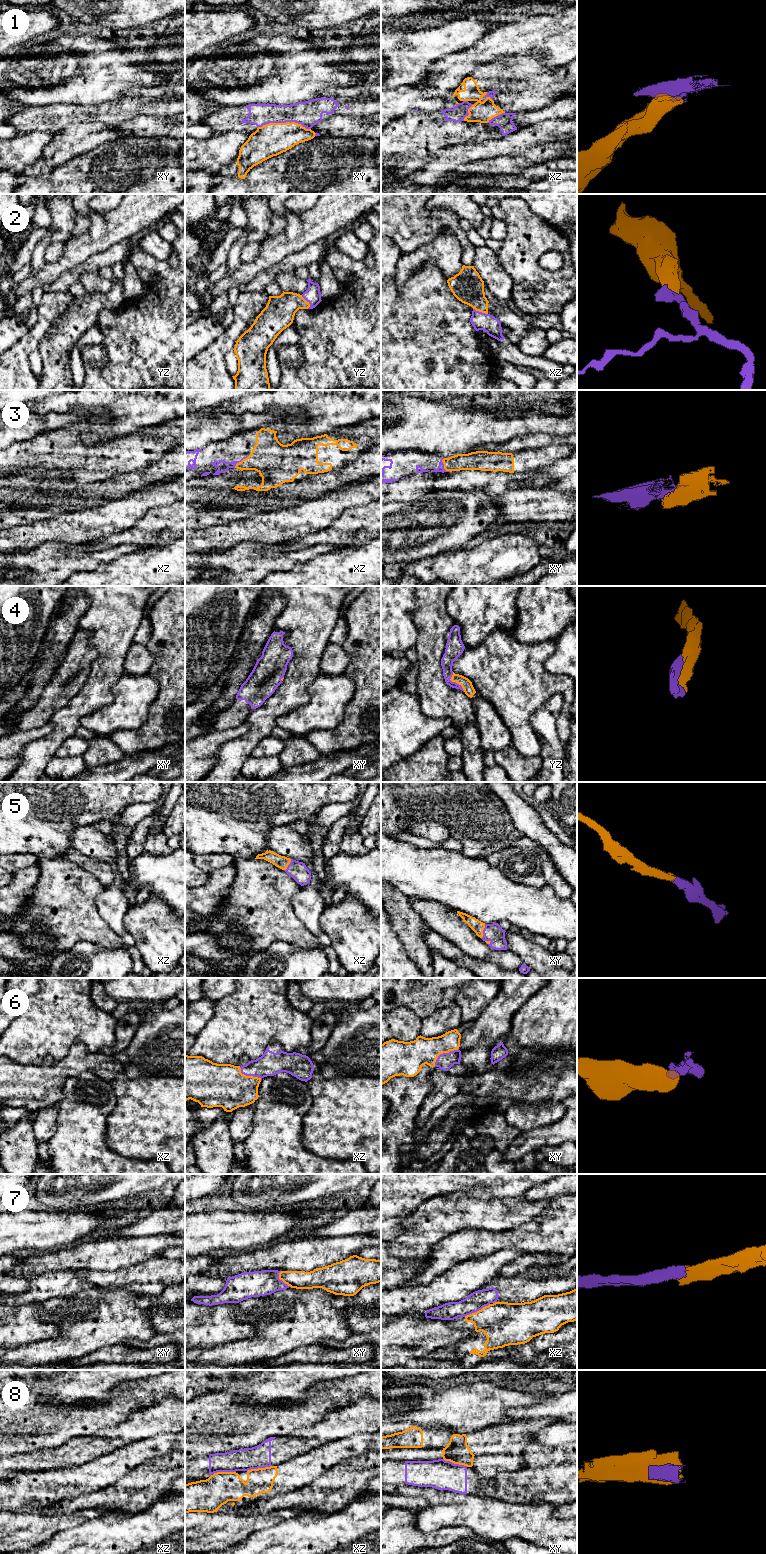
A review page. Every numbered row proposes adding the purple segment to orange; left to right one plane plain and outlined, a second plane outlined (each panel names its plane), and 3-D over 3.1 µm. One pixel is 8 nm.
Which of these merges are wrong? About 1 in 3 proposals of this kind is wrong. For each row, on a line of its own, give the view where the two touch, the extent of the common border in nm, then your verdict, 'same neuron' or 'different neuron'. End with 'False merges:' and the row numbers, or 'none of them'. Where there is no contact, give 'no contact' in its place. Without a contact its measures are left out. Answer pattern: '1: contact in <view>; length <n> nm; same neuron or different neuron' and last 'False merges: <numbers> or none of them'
1: contact in xy; length 260 nm; different neuron
2: contact in yz; length 130 nm; same neuron
3: contact in xz; length 170 nm; same neuron
4: contact in yz; length 190 nm; same neuron
5: contact in xy; length 120 nm; same neuron
6: contact in xy; length 240 nm; same neuron
7: contact in xz; length 240 nm; different neuron
8: contact in xz; length 200 nm; different neuron
False merges: 1, 7, 8

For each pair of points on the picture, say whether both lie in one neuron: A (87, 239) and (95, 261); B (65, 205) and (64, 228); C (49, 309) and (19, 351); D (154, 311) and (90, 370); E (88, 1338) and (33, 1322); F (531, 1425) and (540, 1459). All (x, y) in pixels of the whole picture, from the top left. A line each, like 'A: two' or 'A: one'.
A: two
B: one
C: one
D: one
E: two
F: two

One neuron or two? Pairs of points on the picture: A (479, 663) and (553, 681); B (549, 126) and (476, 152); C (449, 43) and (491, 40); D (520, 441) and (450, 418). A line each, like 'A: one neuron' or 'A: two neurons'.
A: one neuron
B: one neuron
C: two neurons
D: two neurons

